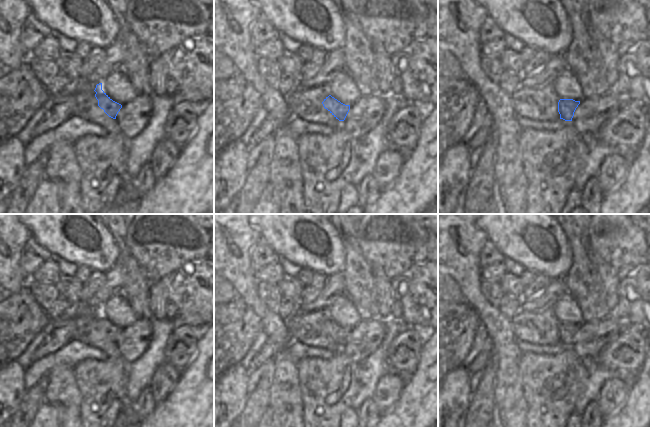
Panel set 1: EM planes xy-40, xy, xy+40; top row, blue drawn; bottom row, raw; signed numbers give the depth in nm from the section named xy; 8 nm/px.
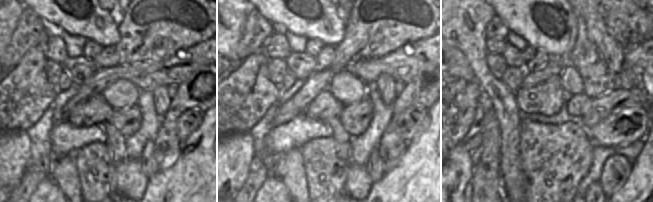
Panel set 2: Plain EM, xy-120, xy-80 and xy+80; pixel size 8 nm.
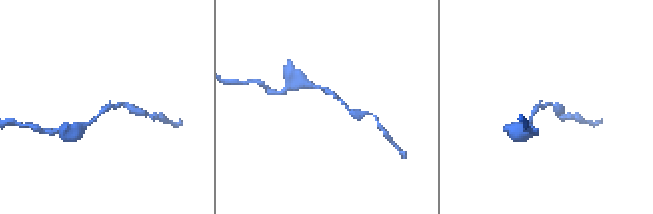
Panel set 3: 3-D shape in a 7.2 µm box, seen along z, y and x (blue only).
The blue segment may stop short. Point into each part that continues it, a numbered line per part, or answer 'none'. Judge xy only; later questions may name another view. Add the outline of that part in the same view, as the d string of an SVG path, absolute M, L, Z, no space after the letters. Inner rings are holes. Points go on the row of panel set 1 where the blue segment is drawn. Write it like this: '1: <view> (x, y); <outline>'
none

